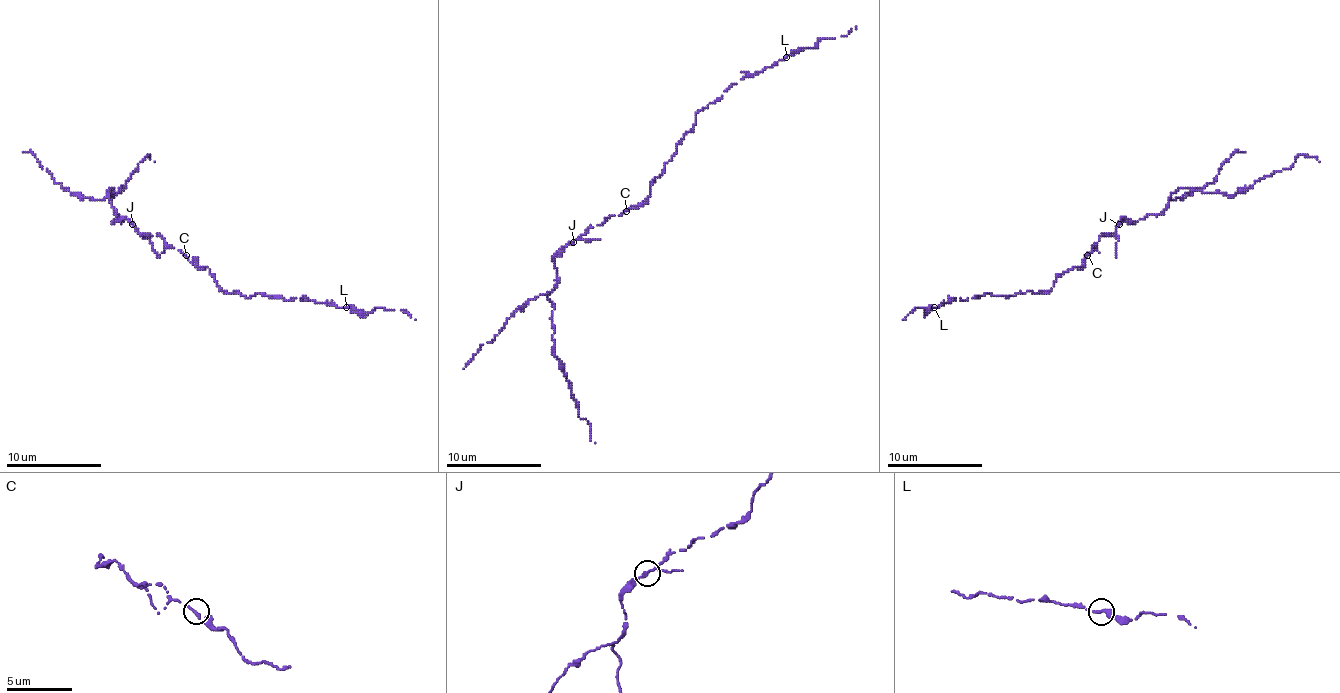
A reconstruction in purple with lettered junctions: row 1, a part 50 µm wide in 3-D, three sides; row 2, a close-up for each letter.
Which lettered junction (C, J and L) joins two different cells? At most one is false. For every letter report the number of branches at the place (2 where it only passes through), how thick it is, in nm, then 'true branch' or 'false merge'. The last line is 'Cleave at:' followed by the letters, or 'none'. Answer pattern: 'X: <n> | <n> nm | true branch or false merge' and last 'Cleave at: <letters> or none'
C: 2 | 220 nm | true branch
J: 2 | 240 nm | true branch
L: 2 | 280 nm | true branch
Cleave at: none

